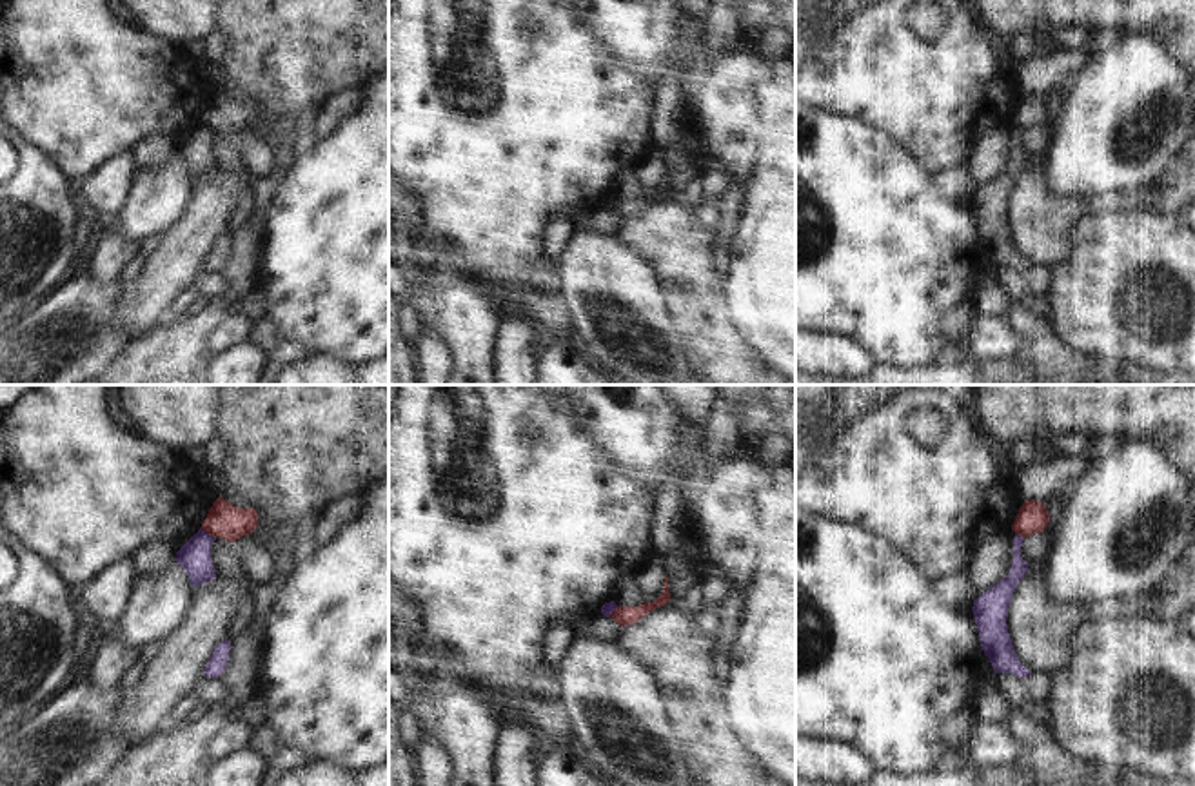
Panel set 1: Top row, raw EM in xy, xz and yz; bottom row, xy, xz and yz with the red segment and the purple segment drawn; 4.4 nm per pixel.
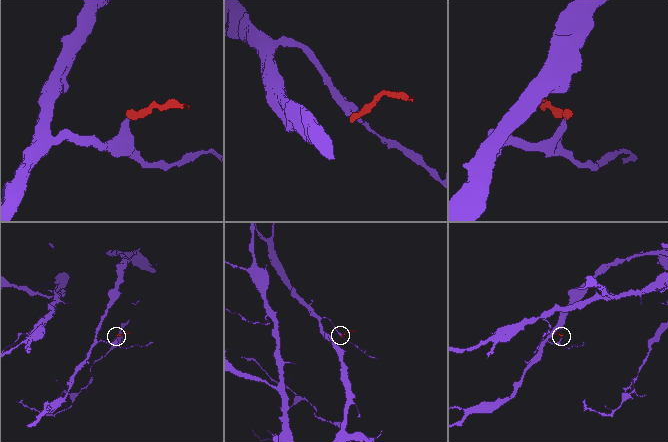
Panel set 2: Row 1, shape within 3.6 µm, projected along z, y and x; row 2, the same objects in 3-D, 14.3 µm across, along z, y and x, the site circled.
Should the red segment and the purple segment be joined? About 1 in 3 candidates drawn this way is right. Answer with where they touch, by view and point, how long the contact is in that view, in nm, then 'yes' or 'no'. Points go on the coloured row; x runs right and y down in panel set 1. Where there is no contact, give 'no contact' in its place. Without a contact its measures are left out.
xy (207, 532) | 80 nm | no

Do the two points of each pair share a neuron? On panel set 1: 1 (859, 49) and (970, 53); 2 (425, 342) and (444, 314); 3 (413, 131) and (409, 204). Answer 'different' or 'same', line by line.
1: same
2: different
3: different

